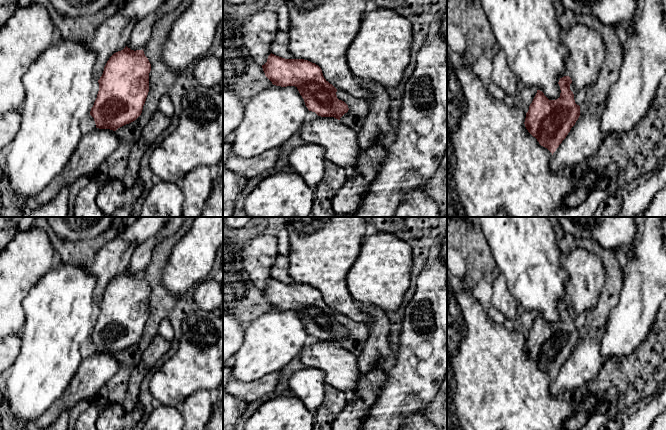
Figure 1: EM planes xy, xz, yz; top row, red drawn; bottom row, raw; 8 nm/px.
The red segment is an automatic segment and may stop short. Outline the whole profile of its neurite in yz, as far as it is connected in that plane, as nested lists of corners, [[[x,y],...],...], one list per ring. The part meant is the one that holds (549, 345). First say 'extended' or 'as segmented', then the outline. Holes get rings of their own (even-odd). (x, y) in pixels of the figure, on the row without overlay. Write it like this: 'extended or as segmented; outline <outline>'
extended; outline [[[569,300],[560,302],[561,317],[556,324],[549,324],[542,315],[537,314],[524,346],[528,356],[552,377],[550,392],[555,397],[569,397],[574,391],[583,389],[610,361],[600,351],[604,329],[591,330],[581,339],[580,330],[575,327],[570,314],[571,307]]]

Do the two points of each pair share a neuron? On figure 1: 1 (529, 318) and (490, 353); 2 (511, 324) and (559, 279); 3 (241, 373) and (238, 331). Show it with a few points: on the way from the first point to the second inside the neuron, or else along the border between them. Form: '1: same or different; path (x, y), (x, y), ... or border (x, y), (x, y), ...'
1: different; border (502, 324), (509, 329), (518, 330), (525, 337)
2: different; border (525, 311), (535, 311), (537, 313)
3: different; border (245, 326), (242, 343), (234, 355)

